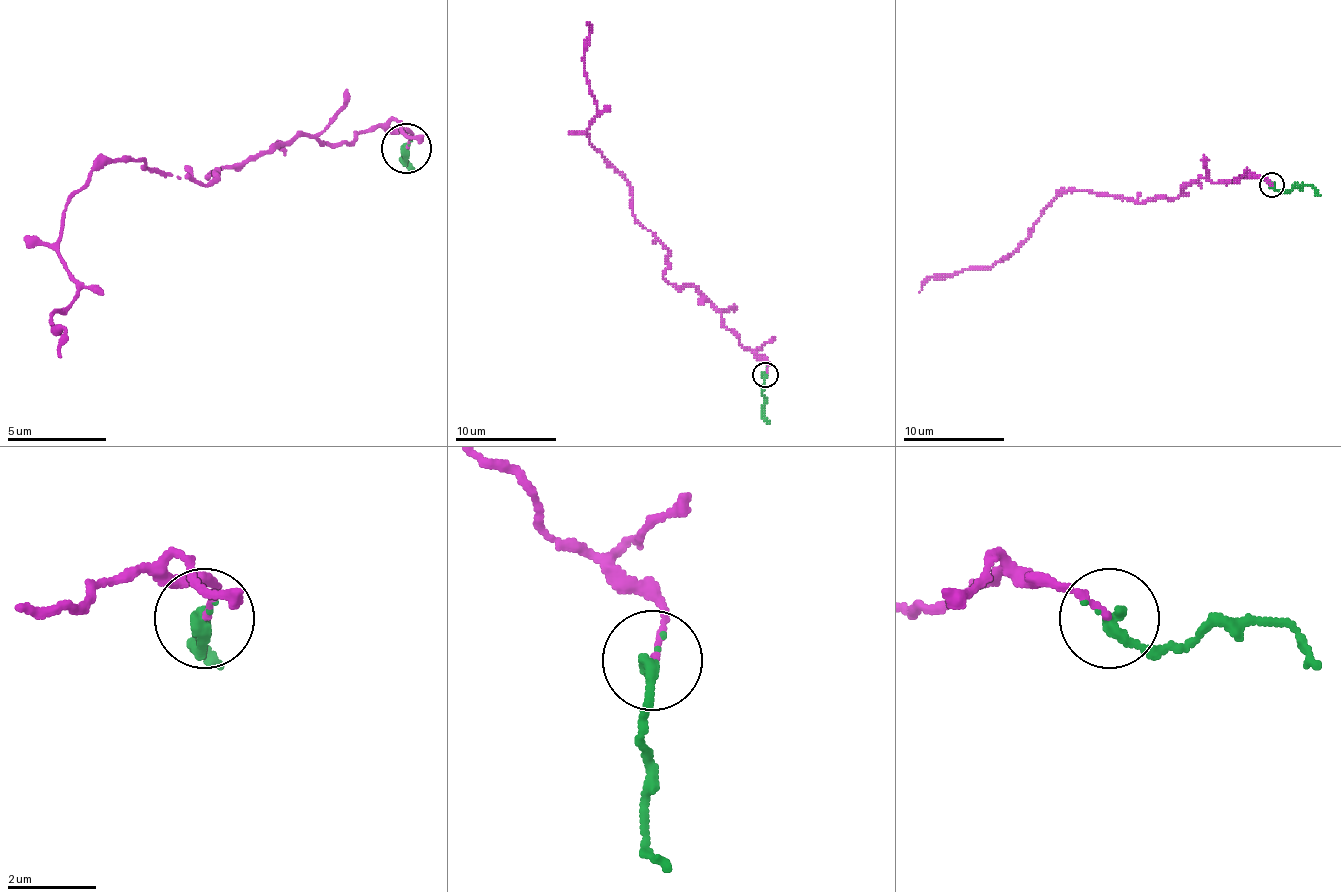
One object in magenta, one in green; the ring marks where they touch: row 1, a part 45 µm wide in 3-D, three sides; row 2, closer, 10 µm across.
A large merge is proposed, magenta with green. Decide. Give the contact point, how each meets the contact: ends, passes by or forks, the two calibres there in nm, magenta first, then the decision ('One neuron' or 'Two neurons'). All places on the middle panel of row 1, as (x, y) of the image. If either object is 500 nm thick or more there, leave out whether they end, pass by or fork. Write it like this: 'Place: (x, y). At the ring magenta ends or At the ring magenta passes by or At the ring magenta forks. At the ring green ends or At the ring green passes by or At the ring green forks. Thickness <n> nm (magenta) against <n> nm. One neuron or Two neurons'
Place: (765, 374). At the ring magenta ends. At the ring green ends. Thickness 130 nm (magenta) against 280 nm. One neuron

